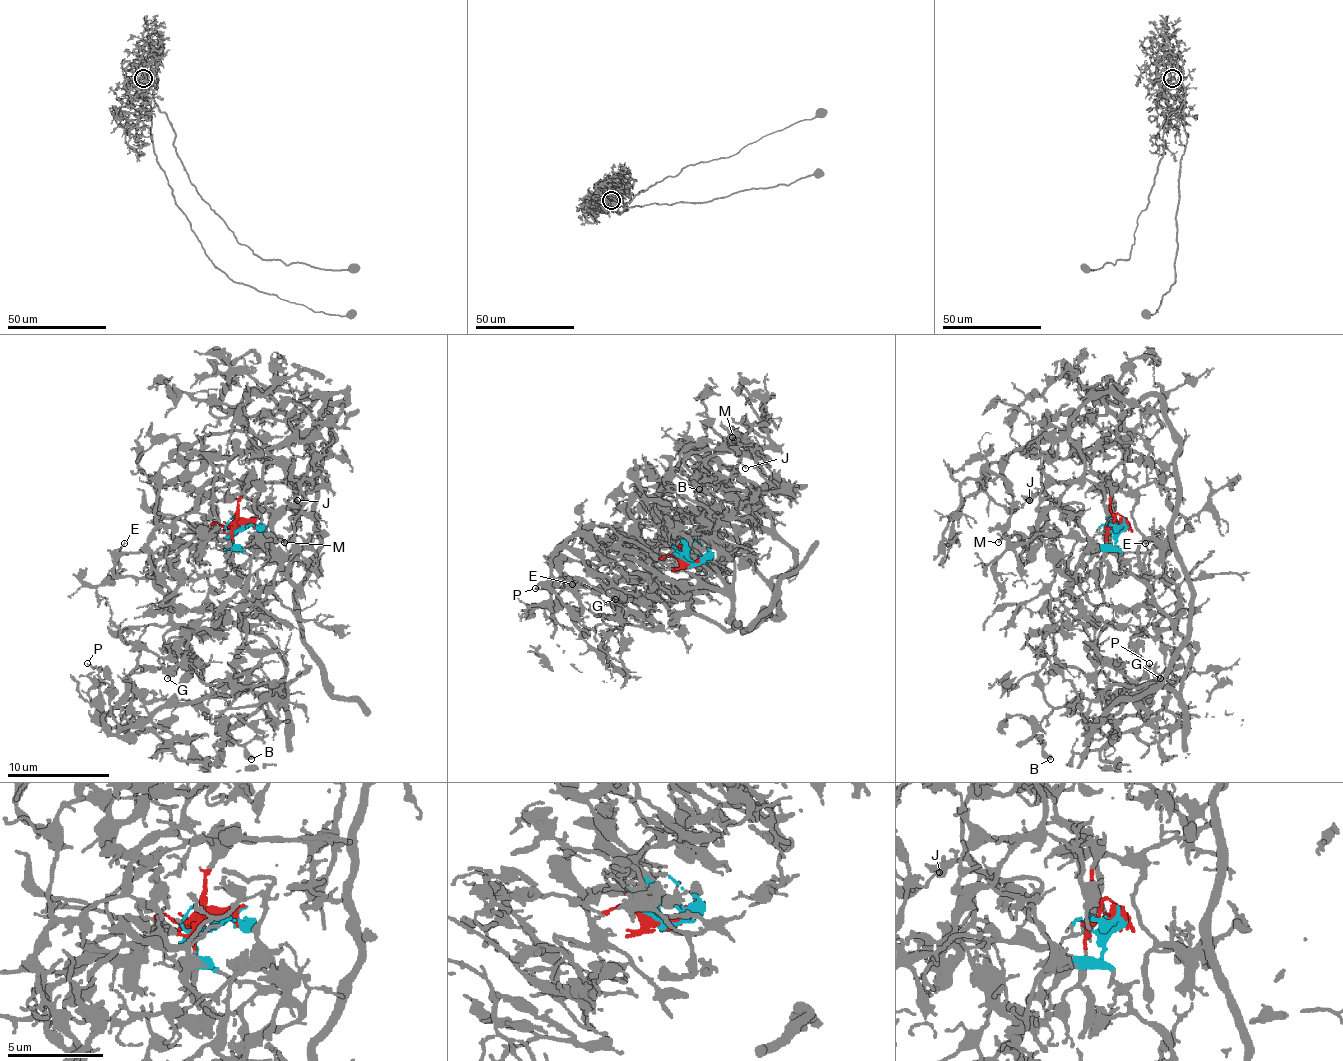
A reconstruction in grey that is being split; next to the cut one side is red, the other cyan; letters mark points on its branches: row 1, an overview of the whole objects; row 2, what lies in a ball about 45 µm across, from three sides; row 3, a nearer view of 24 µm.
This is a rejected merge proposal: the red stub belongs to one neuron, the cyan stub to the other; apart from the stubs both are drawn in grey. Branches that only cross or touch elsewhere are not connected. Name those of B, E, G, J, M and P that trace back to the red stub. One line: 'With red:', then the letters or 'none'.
With red: J, M

